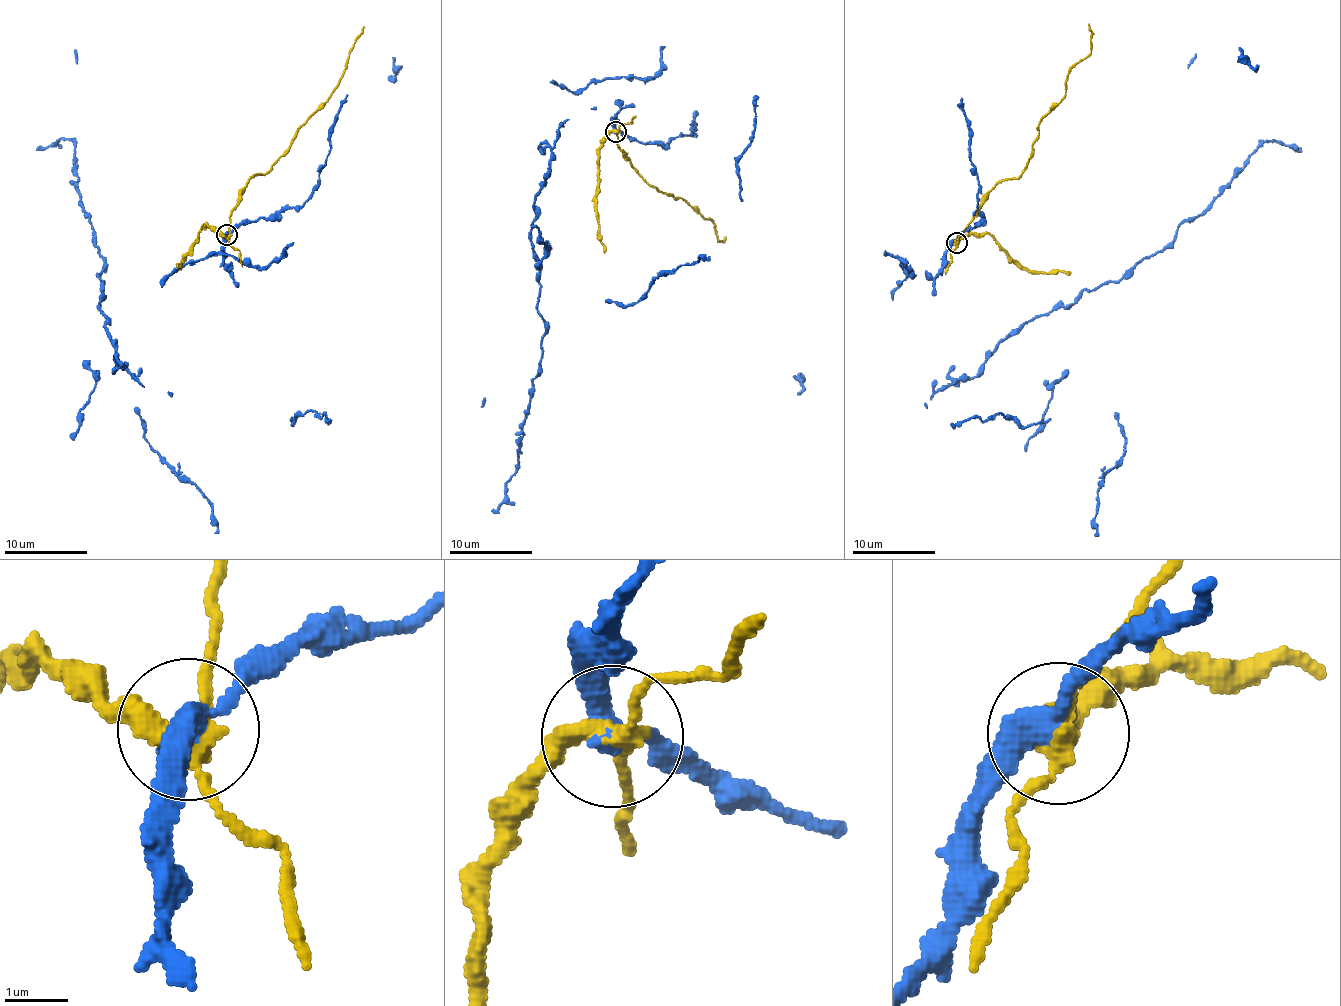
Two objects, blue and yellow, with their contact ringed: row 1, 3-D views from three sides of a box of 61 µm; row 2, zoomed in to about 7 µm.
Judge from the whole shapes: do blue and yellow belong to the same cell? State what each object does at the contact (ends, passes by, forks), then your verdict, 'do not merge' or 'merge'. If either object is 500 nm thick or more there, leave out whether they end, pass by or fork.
blue passes by; yellow forks there; do not merge

